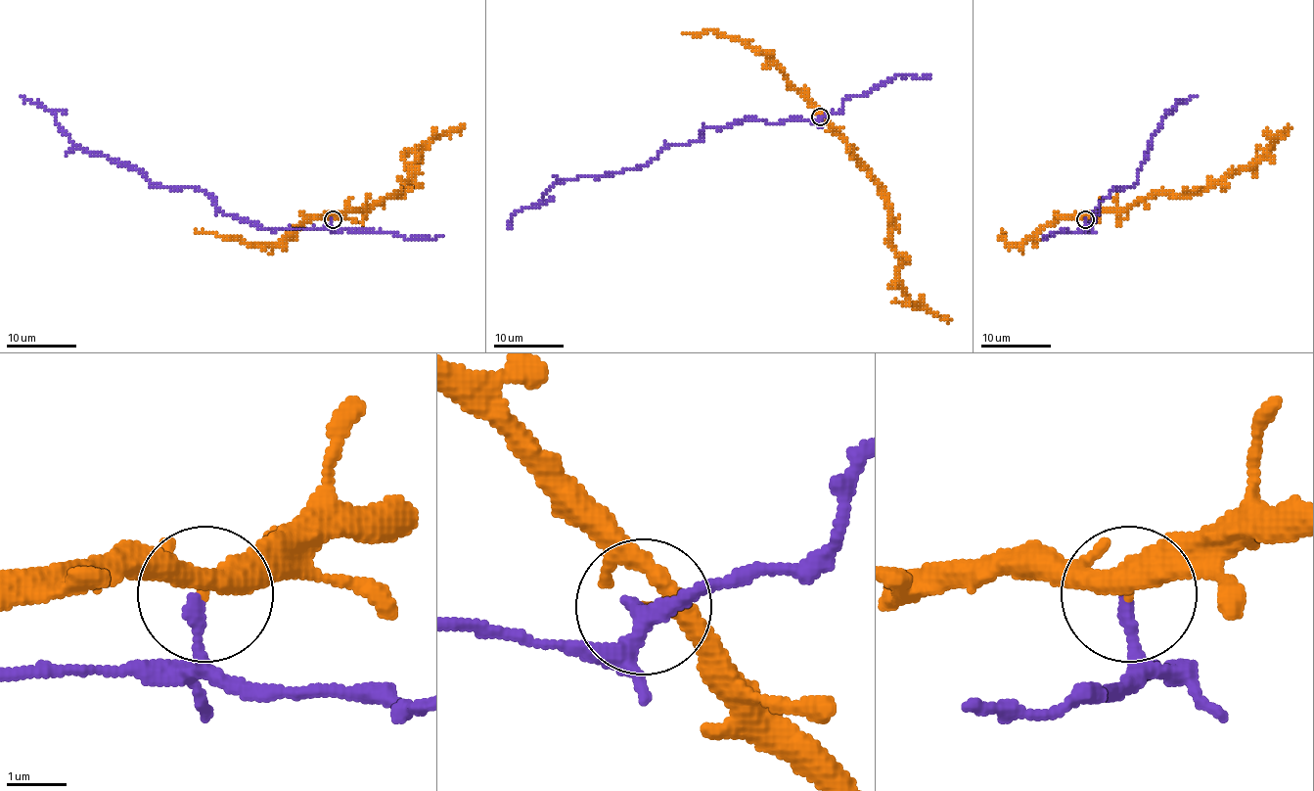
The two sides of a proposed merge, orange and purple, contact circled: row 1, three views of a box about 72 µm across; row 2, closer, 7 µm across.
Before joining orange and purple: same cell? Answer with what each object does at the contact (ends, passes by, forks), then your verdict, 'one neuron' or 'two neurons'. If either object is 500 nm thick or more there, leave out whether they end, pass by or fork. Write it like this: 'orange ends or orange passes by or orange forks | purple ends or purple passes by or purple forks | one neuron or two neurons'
orange passes by | purple ends | two neurons

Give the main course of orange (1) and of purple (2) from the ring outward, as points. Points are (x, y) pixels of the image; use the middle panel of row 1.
1: (819, 116), (843, 140), (854, 160), (879, 187), (885, 203), (898, 262), (898, 283), (915, 306), (950, 320)
2: (819, 116), (704, 128), (701, 139), (667, 144), (645, 166), (556, 182), (536, 205), (518, 210), (509, 229)

